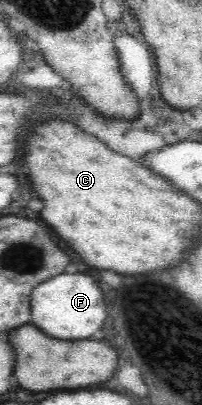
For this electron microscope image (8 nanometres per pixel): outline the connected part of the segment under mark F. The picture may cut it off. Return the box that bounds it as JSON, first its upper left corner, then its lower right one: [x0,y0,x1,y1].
[31,274,107,340]

